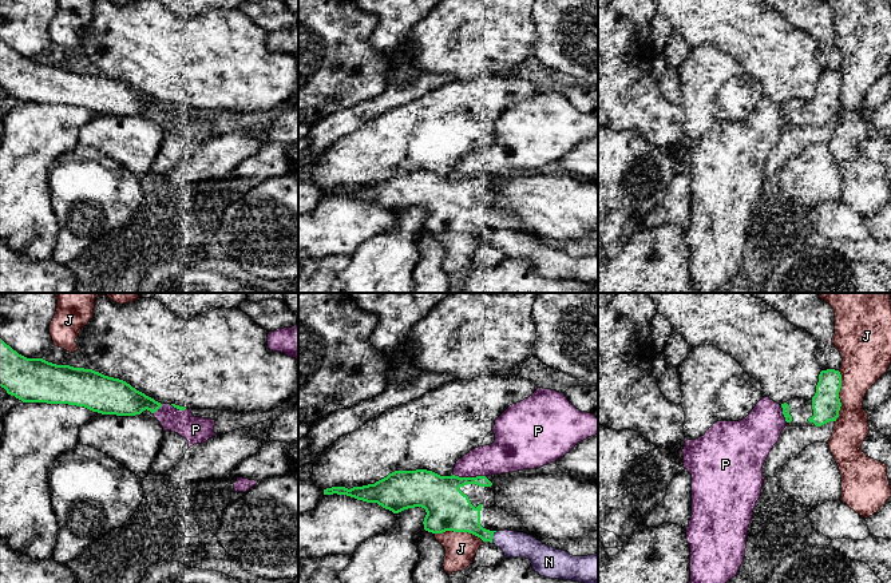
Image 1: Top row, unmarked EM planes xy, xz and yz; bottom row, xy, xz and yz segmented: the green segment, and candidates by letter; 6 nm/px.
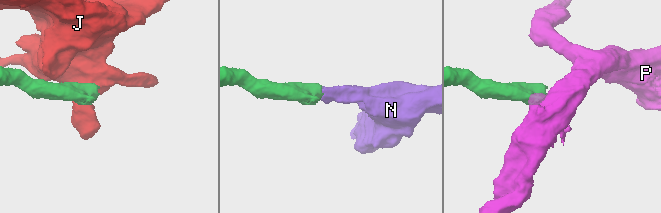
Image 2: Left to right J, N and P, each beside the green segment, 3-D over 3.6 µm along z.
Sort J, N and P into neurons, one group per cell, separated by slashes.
J / N / P

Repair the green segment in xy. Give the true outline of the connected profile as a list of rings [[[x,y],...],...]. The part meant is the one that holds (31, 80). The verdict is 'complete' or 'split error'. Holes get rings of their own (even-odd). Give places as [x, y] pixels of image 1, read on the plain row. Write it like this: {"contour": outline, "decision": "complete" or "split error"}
{"contour": [[[1,39],[0,87],[23,103],[68,104],[102,115],[135,116],[162,107],[123,80],[92,70],[27,59]]], "decision": "complete"}

